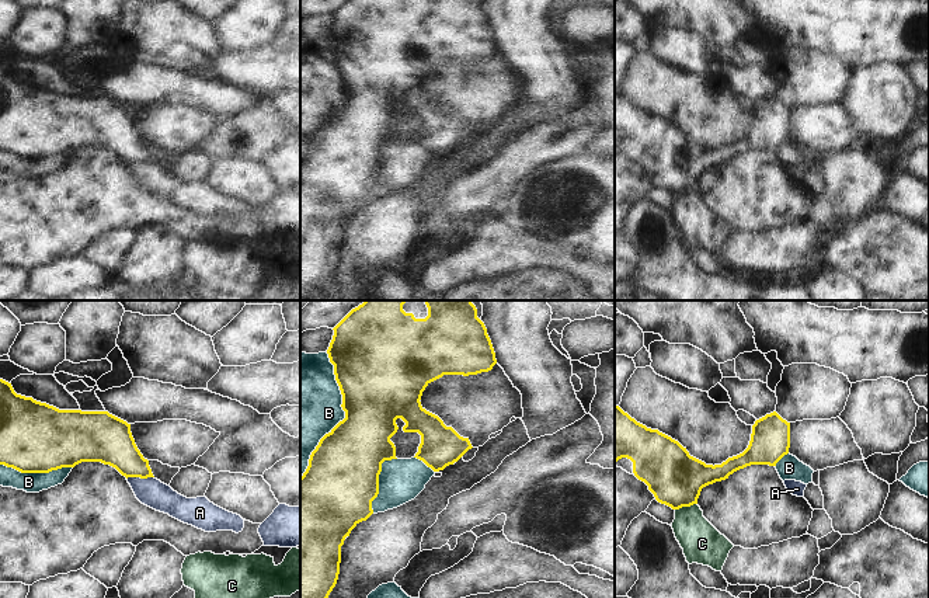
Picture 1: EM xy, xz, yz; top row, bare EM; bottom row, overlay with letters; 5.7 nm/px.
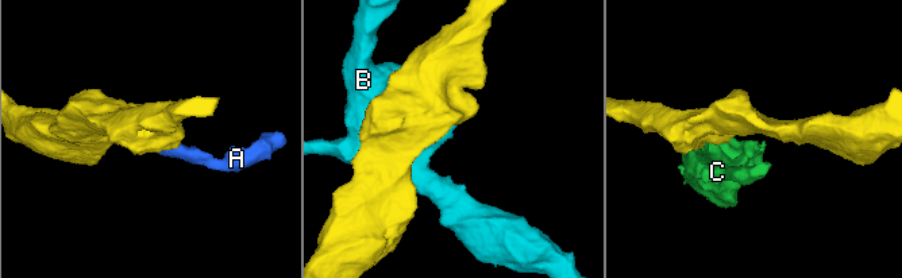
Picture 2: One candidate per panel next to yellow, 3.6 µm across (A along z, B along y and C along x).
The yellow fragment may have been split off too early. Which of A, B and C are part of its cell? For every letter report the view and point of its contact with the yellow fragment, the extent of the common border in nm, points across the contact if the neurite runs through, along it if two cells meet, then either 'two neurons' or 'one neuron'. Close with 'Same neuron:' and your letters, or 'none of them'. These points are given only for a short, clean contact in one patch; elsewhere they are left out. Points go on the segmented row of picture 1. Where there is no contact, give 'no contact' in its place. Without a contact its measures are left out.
A: contact xy (139, 476); length 160 nm; border xy (153, 476), (127, 479); two neurons
B: contact xz (345, 416); length 750 nm; two neurons
C: contact yz (685, 506); length 130 nm; border yz (696, 503), (675, 510); two neurons
Same neuron: none of them

